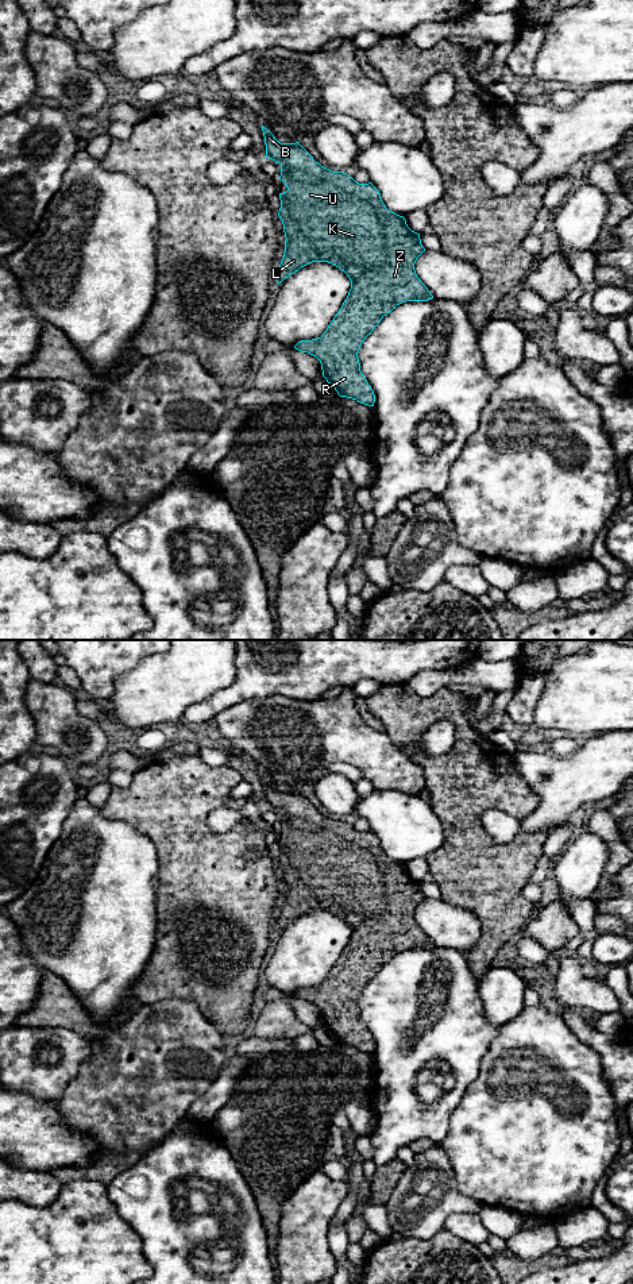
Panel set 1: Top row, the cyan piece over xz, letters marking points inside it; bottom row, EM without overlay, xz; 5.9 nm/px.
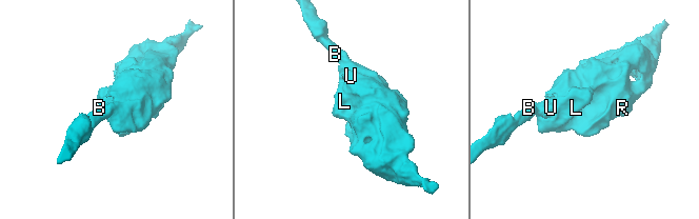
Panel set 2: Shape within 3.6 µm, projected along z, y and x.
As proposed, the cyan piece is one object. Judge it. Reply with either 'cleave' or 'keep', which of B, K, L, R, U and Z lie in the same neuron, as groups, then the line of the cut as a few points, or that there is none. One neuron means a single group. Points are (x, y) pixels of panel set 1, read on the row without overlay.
keep; B K L R U Z; no cut

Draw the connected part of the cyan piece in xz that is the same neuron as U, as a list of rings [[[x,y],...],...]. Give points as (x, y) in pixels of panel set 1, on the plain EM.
[[[263,774],[262,779],[265,806],[281,813],[279,828],[287,836],[279,841],[278,864],[286,890],[277,932],[312,910],[332,911],[351,929],[348,944],[327,979],[317,987],[298,990],[294,996],[320,1009],[323,1025],[340,1045],[374,1054],[375,1042],[360,1019],[358,1006],[363,988],[397,953],[433,946],[414,918],[417,906],[425,899],[420,882],[408,875],[404,864],[386,856],[371,830],[359,832],[347,821],[332,820],[316,810],[298,790],[281,791]]]

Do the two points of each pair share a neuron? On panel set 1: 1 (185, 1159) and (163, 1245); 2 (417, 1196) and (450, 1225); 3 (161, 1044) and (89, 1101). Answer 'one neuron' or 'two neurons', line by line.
1: one neuron
2: two neurons
3: one neuron

